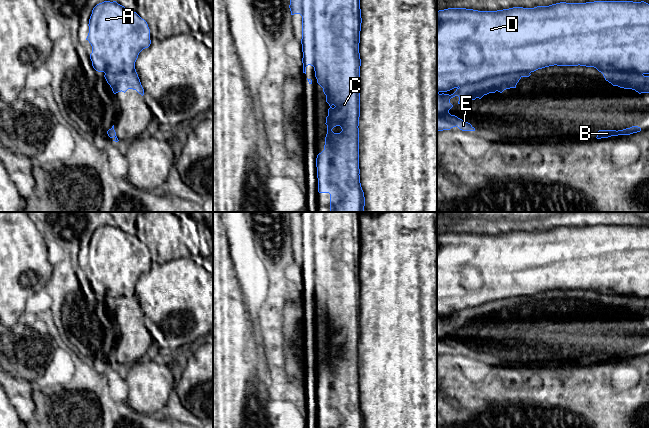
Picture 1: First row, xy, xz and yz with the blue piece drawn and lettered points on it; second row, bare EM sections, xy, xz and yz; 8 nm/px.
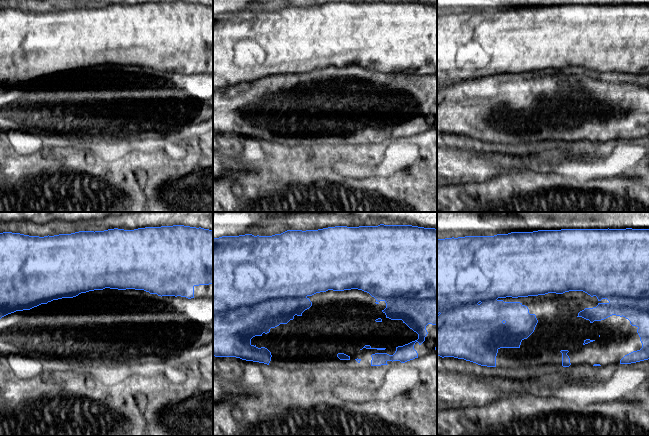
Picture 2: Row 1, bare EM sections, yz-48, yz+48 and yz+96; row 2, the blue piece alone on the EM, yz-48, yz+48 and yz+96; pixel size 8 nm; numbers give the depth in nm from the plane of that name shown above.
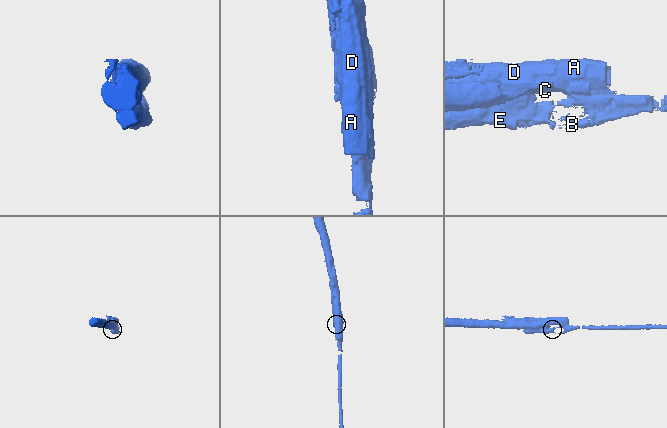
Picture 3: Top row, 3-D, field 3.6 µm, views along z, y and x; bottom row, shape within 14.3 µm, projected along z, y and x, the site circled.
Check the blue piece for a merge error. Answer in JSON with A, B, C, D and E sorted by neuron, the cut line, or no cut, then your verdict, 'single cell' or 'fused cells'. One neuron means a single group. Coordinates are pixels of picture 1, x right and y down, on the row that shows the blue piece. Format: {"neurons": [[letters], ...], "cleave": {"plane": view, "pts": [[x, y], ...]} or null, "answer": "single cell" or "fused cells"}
{"neurons": [["A", "C", "D"], ["B", "E"]], "cleave": {"plane": "yz", "pts": [[529, 72], [492, 75], [476, 82], [465, 83], [459, 87]]}, "answer": "fused cells"}

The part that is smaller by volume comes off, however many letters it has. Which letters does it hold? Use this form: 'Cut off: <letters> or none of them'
Cut off: B, E

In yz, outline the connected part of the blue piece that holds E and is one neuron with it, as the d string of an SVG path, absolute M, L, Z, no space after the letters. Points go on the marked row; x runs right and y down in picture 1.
M527 72L502 74L477 83L465 84L457 88L451 95L437 93L437 131L450 130L456 126L462 131L475 131L475 128L470 123L449 113L449 110L453 107L450 103L451 98L458 96L458 104L461 104L476 98L481 99L484 95L495 93L496 91L502 93L506 89L516 88L522 77L529 77L530 75Z

